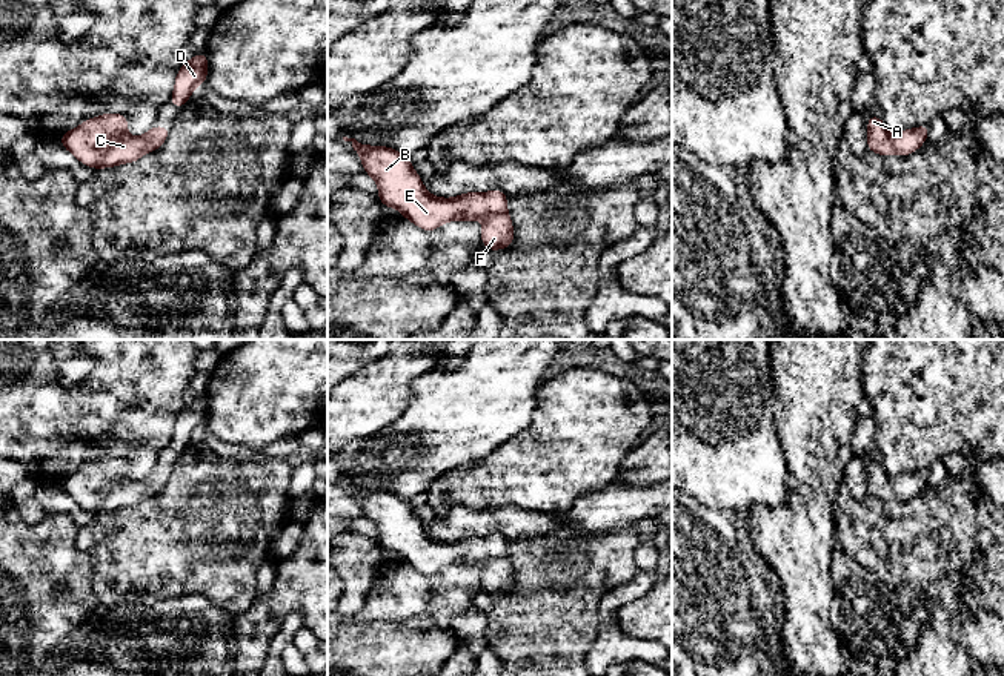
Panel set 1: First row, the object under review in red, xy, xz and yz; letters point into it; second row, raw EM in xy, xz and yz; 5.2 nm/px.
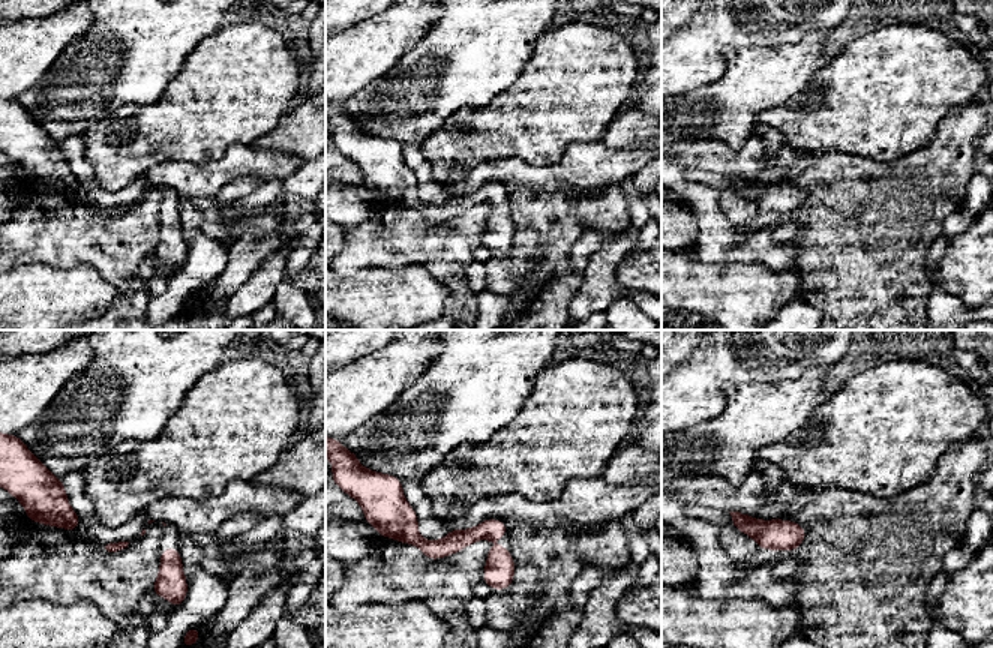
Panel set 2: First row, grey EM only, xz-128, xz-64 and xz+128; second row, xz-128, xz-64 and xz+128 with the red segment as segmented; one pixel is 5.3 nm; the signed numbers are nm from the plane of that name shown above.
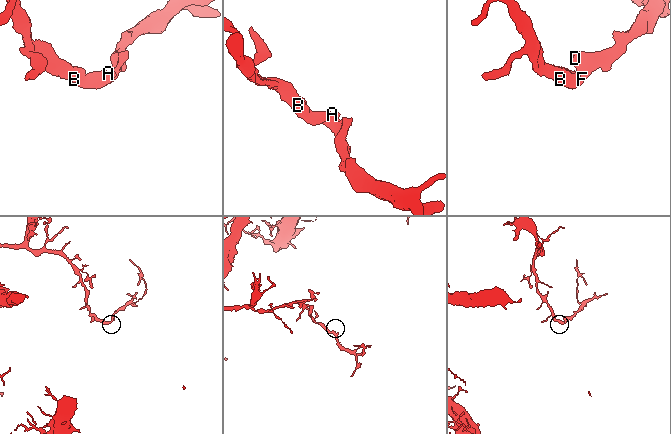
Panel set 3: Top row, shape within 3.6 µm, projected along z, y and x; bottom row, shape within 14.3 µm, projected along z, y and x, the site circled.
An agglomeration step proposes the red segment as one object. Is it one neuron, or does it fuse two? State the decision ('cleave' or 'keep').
keep

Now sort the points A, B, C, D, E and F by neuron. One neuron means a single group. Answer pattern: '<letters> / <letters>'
A B C D E F

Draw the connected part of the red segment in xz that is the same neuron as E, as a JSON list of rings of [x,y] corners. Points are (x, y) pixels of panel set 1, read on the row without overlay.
[[[343,481],[344,485],[351,485],[354,495],[363,505],[363,516],[371,519],[378,529],[378,544],[384,552],[397,552],[403,562],[412,565],[415,570],[426,576],[432,576],[438,573],[446,565],[469,565],[469,564],[483,564],[483,575],[481,575],[481,588],[489,595],[495,596],[498,593],[509,593],[514,587],[514,567],[507,558],[507,539],[503,535],[494,533],[483,538],[478,536],[466,536],[454,542],[440,542],[429,538],[424,533],[421,521],[412,512],[412,502],[406,501],[397,493],[387,490],[367,490],[358,487],[355,482]]]

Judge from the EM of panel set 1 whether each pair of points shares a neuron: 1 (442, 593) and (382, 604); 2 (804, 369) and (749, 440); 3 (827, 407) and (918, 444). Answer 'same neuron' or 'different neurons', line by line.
1: same neuron
2: different neurons
3: different neurons

